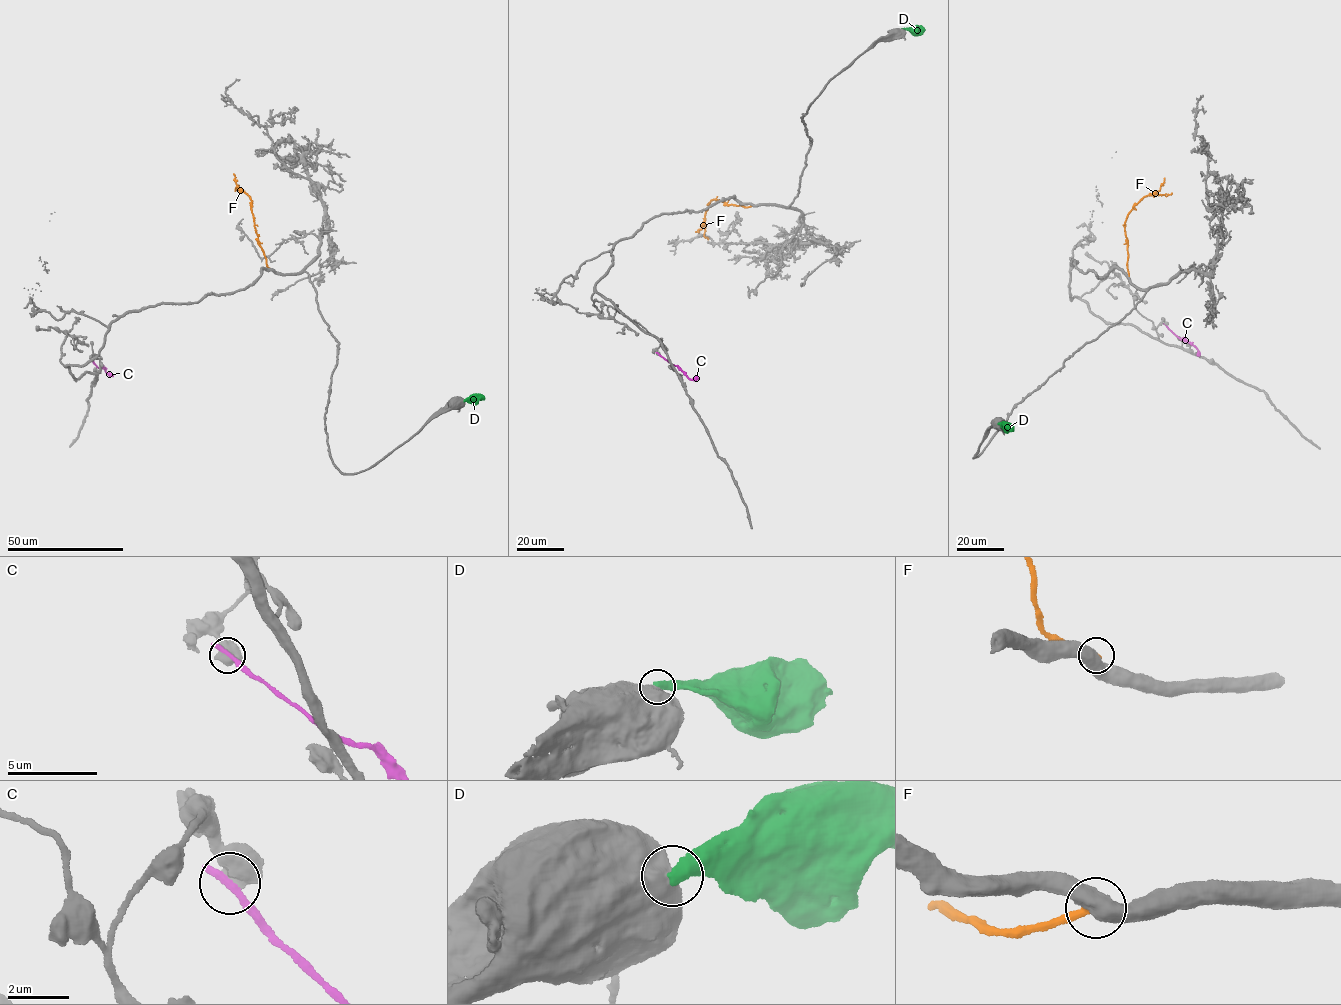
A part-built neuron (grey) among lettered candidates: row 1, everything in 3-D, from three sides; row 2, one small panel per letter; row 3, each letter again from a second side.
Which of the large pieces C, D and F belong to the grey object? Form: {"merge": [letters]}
{"merge": []}

